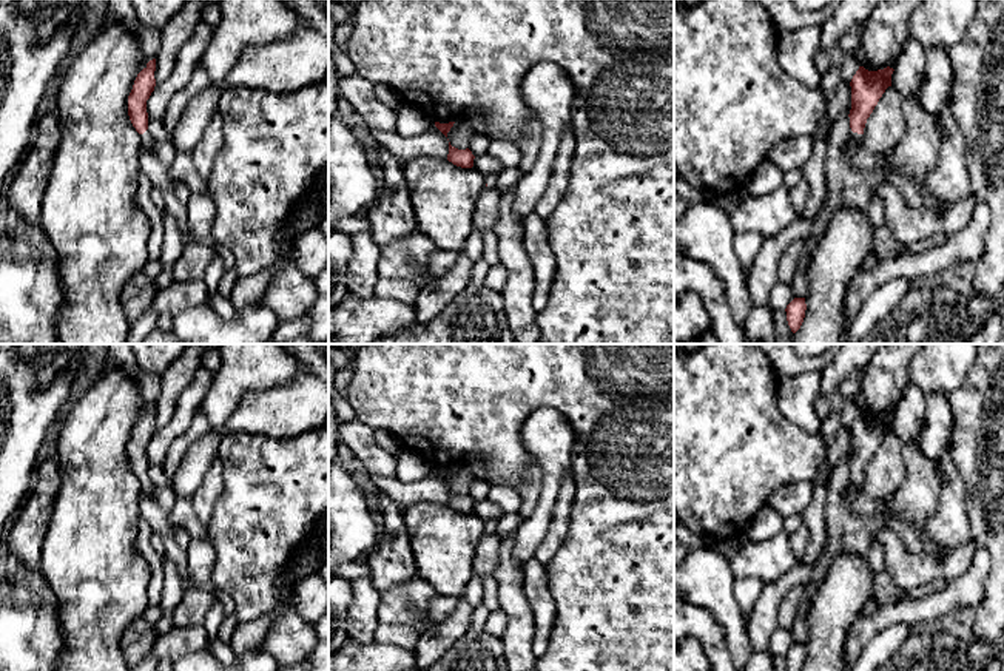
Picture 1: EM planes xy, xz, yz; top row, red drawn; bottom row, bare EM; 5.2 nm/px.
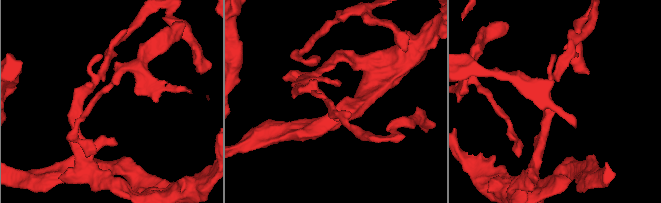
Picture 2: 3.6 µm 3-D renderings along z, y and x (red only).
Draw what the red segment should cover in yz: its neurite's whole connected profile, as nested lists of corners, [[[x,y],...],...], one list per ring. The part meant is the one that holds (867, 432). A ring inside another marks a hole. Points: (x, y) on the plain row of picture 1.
[[[859,412],[853,421],[851,432],[851,455],[850,474],[851,480],[848,487],[842,492],[842,503],[850,504],[859,494],[867,464],[873,458],[879,444],[888,432],[891,432],[893,413],[887,412],[878,416],[868,416]]]

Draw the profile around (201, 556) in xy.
[[[207,537],[191,538],[185,549],[188,558],[188,572],[196,583],[210,582],[214,566],[214,549]]]

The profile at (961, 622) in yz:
[[[959,606],[953,612],[936,620],[921,622],[910,628],[910,636],[919,632],[944,631],[970,643],[975,632],[976,606]]]

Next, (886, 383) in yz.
[[[882,344],[862,370],[856,403],[868,416],[896,413],[910,389],[908,367],[925,344]]]

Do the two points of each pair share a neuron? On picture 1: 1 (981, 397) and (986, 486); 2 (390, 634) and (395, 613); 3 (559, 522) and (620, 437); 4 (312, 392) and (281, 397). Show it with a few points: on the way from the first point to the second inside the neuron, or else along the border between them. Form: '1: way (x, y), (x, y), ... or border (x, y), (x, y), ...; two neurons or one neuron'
1: way (983, 418), (986, 465); one neuron
2: border (415, 622), (380, 625); two neurons
3: border (571, 469), (576, 494), (571, 522), (562, 540); two neurons
4: way (304, 397), (289, 397); one neuron

